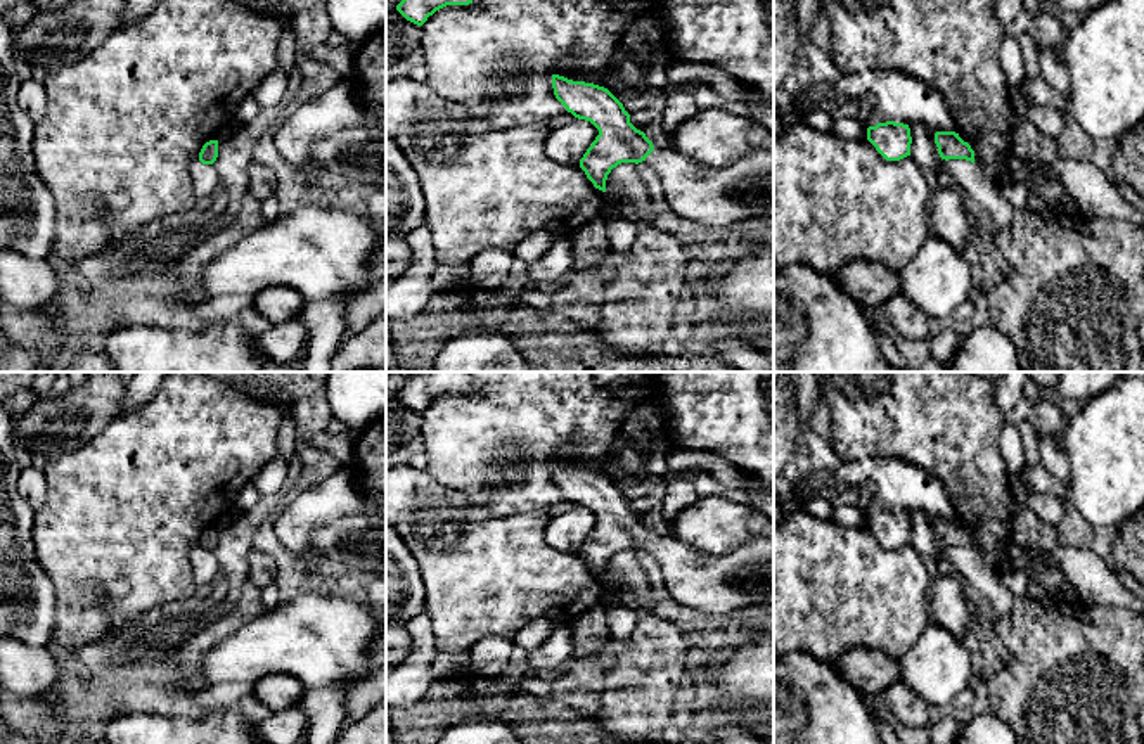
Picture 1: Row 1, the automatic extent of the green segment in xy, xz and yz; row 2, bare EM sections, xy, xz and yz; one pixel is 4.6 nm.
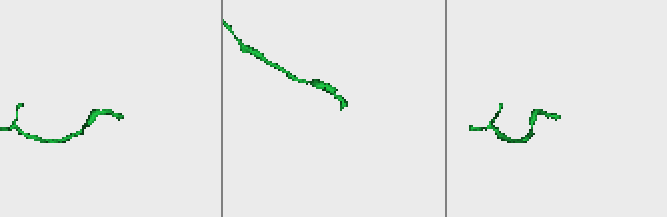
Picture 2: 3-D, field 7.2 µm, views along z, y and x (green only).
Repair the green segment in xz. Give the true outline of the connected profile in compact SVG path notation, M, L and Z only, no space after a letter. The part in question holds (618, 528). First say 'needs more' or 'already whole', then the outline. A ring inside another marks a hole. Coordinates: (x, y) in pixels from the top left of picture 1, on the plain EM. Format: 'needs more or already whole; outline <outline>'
needs more; outline M552 462L556 486L578 507L590 509L599 523L580 547L580 555L595 576L606 580L606 568L613 555L621 550L642 550L656 557L663 569L663 587L670 597L684 607L699 613L723 616L749 606L774 606L774 538L746 540L730 554L711 555L697 552L668 531L654 535L644 519L630 510L623 491L604 474L573 469Z

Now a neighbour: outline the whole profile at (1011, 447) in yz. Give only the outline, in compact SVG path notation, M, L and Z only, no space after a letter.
M1009 422L1004 426L999 446L1007 465L1009 478L1014 478L1025 467L1025 445L1018 426Z

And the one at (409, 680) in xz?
M424 609L405 628L412 638L412 651L386 677L386 708L389 709L419 702L436 682L433 673L436 640L429 613Z

